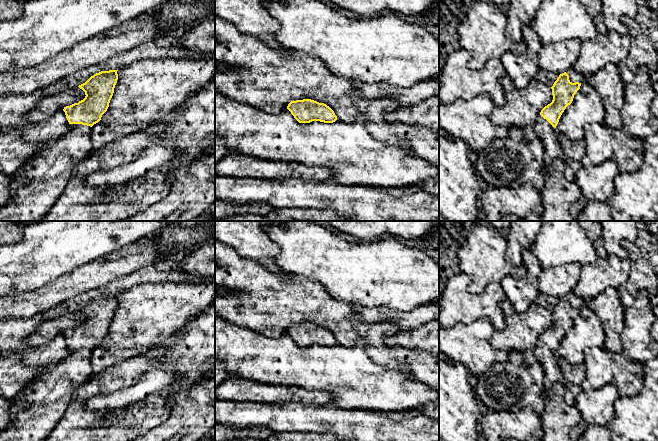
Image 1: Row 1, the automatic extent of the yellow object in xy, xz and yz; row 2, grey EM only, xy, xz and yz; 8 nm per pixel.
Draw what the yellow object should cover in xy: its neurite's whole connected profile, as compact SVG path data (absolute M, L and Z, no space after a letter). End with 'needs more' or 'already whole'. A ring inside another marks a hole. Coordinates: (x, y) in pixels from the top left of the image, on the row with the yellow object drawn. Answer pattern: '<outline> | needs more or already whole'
M101 71L78 86L85 92L85 98L63 109L70 124L69 130L50 145L46 145L21 170L12 175L8 200L0 207L0 221L39 221L55 204L74 167L94 149L91 127L101 120L109 107L118 80L117 71Z | needs more

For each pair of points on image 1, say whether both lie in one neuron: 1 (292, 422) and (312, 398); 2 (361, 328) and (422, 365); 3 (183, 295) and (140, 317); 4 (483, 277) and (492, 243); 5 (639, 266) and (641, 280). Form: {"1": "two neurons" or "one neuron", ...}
{"1": "two neurons", "2": "one neuron", "3": "one neuron", "4": "one neuron", "5": "one neuron"}

